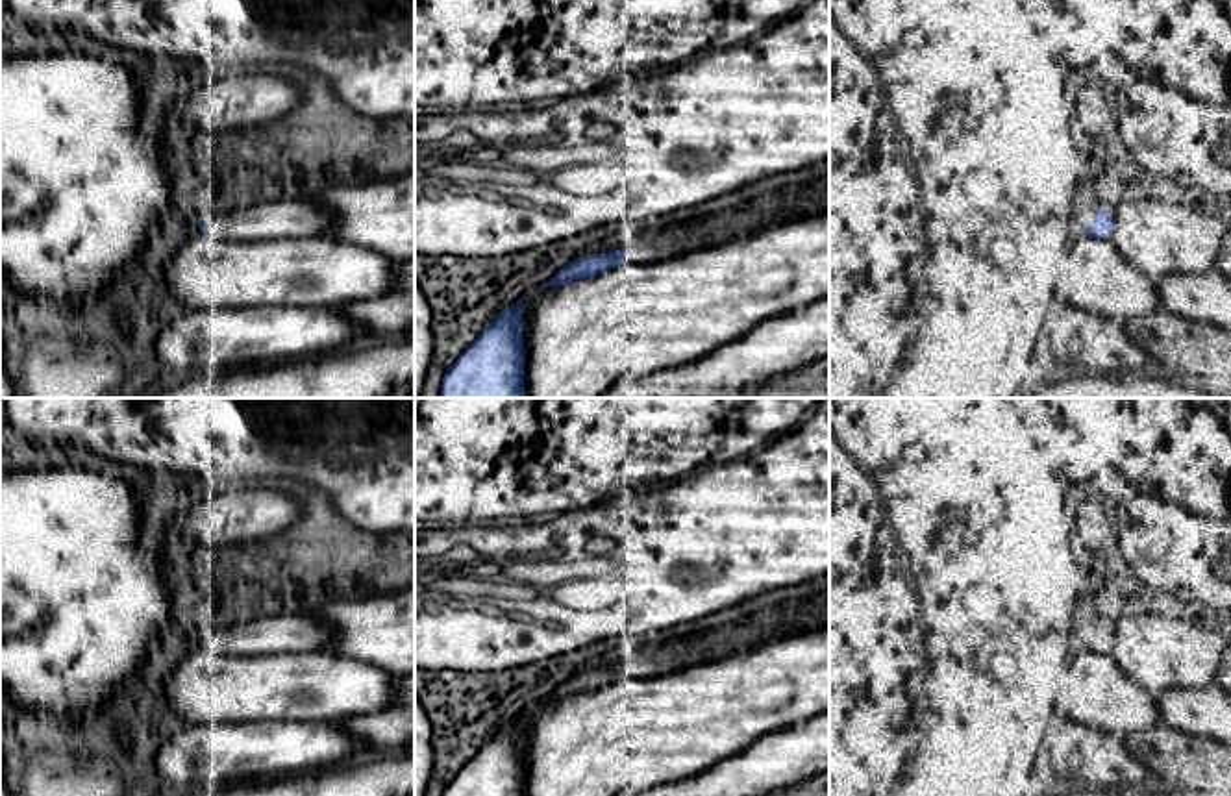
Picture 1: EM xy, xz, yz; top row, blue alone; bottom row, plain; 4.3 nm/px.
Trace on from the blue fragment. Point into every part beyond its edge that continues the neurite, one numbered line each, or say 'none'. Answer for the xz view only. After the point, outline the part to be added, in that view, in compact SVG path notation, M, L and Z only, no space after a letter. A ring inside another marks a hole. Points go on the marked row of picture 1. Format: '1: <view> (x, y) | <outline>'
1: xz (654, 245) | M805 200L772 202L766 205L711 215L683 226L646 230L642 235L633 237L624 244L626 261L639 265L666 261L681 254L705 248L711 239L735 235L739 231L753 231L761 224L785 220L796 209L803 209L805 205Z

